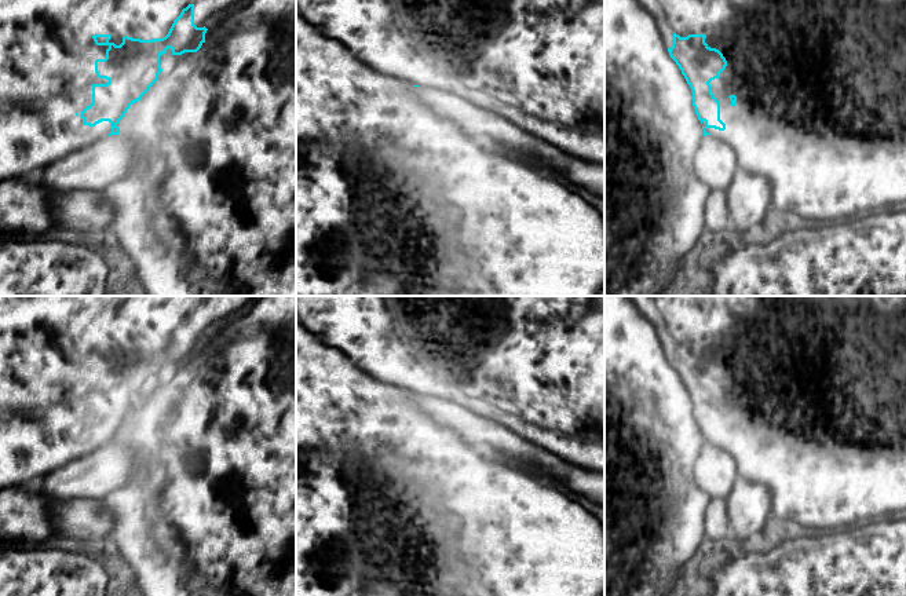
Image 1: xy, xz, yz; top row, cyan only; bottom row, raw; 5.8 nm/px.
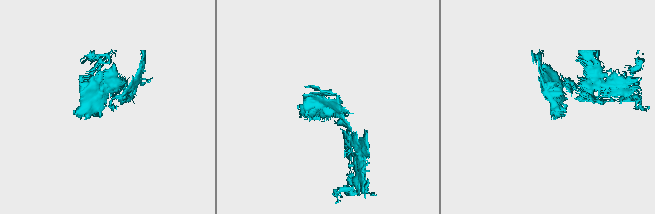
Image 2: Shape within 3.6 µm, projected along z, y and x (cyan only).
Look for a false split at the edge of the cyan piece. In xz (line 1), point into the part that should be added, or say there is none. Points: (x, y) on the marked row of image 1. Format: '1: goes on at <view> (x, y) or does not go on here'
1: does not go on here

